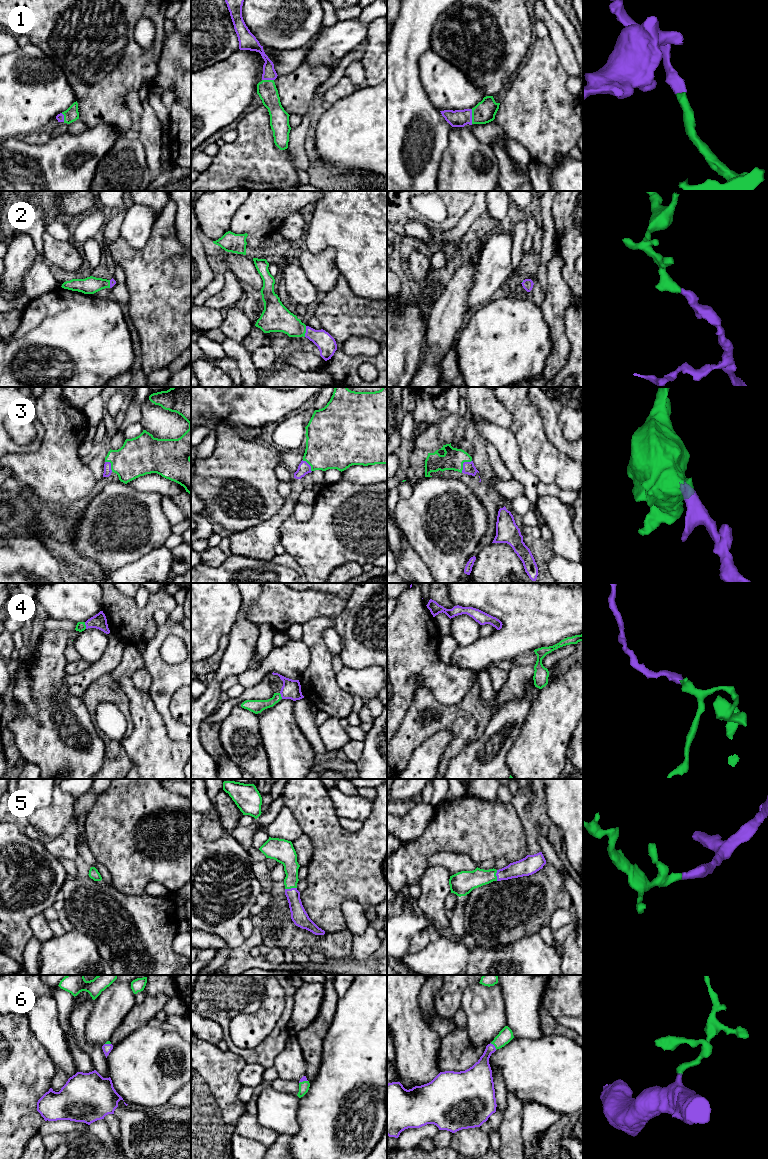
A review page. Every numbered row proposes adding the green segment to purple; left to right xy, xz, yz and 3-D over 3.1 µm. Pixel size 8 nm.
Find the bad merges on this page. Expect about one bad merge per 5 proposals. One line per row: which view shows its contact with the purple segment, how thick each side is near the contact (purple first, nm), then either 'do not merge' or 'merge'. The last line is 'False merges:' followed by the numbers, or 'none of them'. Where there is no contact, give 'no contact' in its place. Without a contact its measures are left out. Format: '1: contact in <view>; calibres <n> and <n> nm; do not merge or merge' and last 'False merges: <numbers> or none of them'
1: contact in yz; calibres 140 and 180 nm; merge
2: contact in xz; calibres 150 and 220 nm; merge
3: contact in yz; calibres 100 and 170 nm; merge
4: contact in xy; calibres 120 and 70 nm; do not merge
5: contact in xz; calibres 130 and 140 nm; merge
6: contact in yz; calibres 180 and 110 nm; merge
False merges: 4

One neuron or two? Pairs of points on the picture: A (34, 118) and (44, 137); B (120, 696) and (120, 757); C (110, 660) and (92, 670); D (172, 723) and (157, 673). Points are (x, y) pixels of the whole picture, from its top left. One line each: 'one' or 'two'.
A: two
B: one
C: one
D: one

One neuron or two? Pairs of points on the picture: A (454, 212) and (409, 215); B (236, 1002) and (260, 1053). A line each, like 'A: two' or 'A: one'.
A: one
B: one

